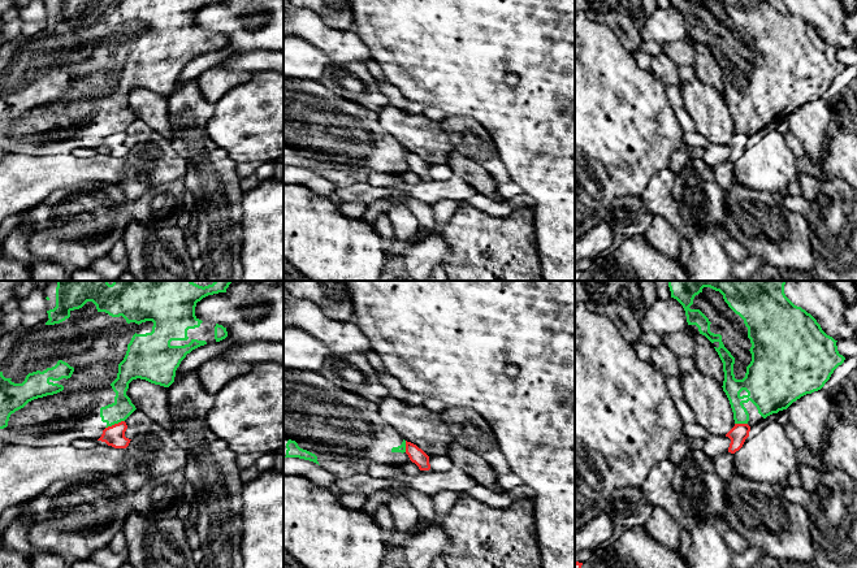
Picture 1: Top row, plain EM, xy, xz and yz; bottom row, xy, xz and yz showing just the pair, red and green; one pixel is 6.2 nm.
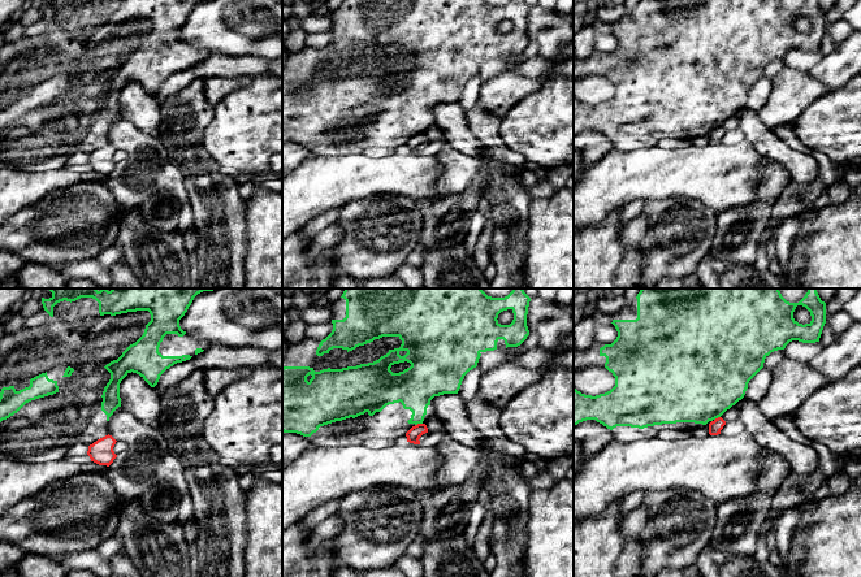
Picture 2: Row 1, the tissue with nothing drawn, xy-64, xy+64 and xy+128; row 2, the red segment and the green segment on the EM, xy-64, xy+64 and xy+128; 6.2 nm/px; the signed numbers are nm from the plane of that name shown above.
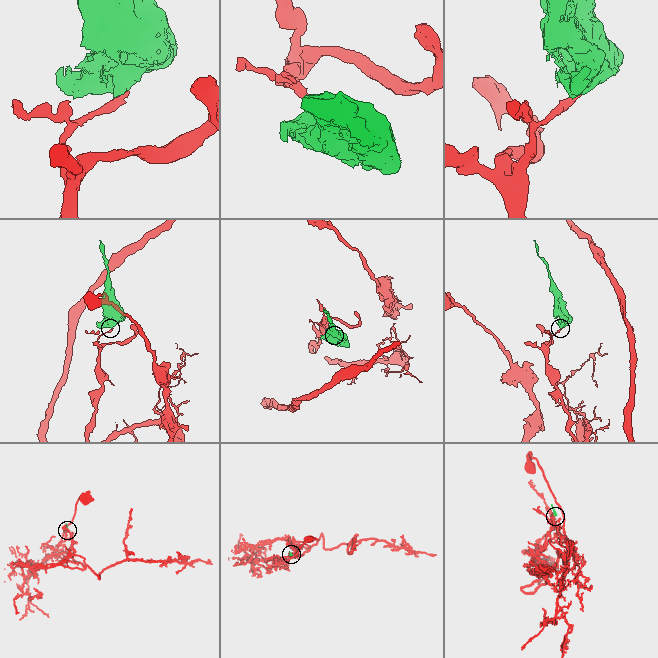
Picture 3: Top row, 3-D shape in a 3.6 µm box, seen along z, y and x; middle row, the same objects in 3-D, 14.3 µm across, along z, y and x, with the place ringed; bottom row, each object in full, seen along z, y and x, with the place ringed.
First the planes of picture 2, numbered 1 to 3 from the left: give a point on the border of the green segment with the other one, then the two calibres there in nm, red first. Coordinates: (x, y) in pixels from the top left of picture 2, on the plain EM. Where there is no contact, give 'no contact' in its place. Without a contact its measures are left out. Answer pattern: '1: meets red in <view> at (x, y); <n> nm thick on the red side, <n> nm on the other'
1: no contact
2: meets red in xy+64 at (418, 133); 90 nm thick on the red side, 240 nm on the other
3: meets red in xy+128 at (718, 126); 80 nm thick on the red side, 480 nm on the other

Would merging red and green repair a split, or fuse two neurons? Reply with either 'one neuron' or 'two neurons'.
two neurons

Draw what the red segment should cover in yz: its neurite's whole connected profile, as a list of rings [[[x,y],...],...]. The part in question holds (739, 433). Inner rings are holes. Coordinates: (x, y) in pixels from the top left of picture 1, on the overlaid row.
[[[735,424],[735,426],[726,434],[731,439],[728,452],[739,451],[745,439],[749,437],[750,426],[748,424]]]

